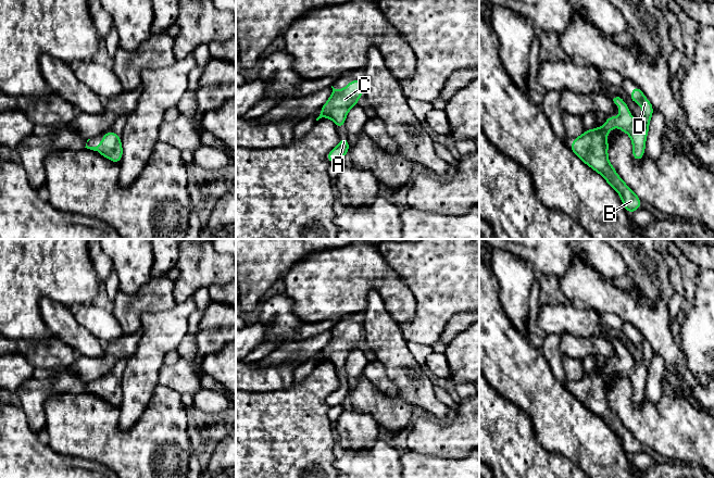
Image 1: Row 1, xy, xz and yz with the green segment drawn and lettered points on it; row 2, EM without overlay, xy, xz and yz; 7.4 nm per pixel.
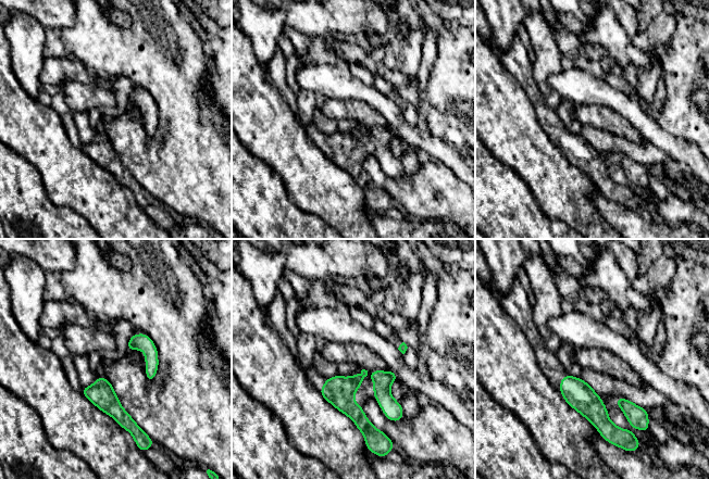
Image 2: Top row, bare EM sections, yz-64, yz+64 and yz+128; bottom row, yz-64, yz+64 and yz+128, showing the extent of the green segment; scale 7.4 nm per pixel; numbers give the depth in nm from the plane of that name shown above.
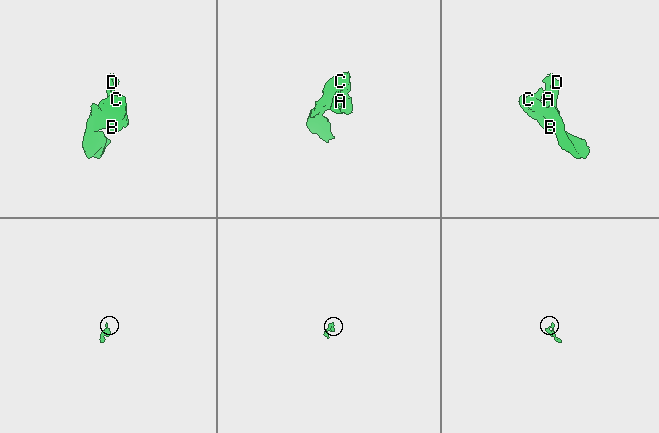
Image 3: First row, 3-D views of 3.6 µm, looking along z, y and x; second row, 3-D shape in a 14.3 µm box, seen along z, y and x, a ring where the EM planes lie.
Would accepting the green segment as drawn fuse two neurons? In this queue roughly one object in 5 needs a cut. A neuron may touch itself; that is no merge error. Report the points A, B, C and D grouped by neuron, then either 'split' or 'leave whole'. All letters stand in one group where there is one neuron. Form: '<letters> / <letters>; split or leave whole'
A B C D; leave whole

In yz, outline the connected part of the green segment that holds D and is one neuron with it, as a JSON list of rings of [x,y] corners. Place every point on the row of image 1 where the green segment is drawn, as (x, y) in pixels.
[[[638,86],[632,87],[630,99],[642,108],[642,116],[640,120],[637,120],[636,125],[627,104],[623,99],[616,97],[613,101],[621,109],[619,120],[616,121],[614,115],[610,115],[602,127],[586,130],[580,137],[572,138],[573,144],[569,149],[585,164],[598,172],[618,192],[624,207],[629,214],[632,214],[637,209],[641,207],[641,200],[616,174],[615,168],[609,162],[609,142],[606,139],[607,133],[613,127],[618,126],[622,131],[627,133],[631,138],[632,158],[635,161],[639,162],[643,158],[649,124],[654,110],[652,103],[646,98]]]

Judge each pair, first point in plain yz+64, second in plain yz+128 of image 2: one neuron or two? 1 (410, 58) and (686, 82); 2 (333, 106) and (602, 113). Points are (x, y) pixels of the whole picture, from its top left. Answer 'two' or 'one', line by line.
1: two
2: one

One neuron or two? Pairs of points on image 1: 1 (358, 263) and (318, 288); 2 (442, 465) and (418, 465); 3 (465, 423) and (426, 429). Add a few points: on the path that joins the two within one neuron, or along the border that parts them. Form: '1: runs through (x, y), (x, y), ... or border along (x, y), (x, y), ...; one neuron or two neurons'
1: runs through (348, 273), (336, 282), (328, 285); one neuron
2: runs through (437, 465), (424, 465); one neuron
3: runs through (455, 432), (436, 432); one neuron

